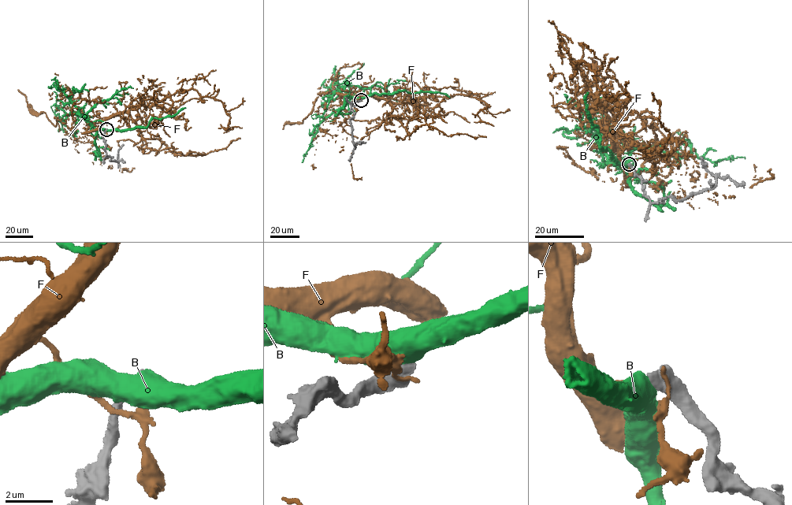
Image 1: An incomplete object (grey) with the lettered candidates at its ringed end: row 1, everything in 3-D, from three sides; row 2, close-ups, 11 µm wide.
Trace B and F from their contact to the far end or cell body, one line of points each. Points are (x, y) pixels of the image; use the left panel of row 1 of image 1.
B: (106, 129), (96, 129), (85, 115), (74, 112), (65, 119), (63, 130), (58, 129), (58, 131)
F: (106, 130), (102, 124), (116, 114), (193, 89), (222, 103), (230, 118), (225, 130), (242, 127)

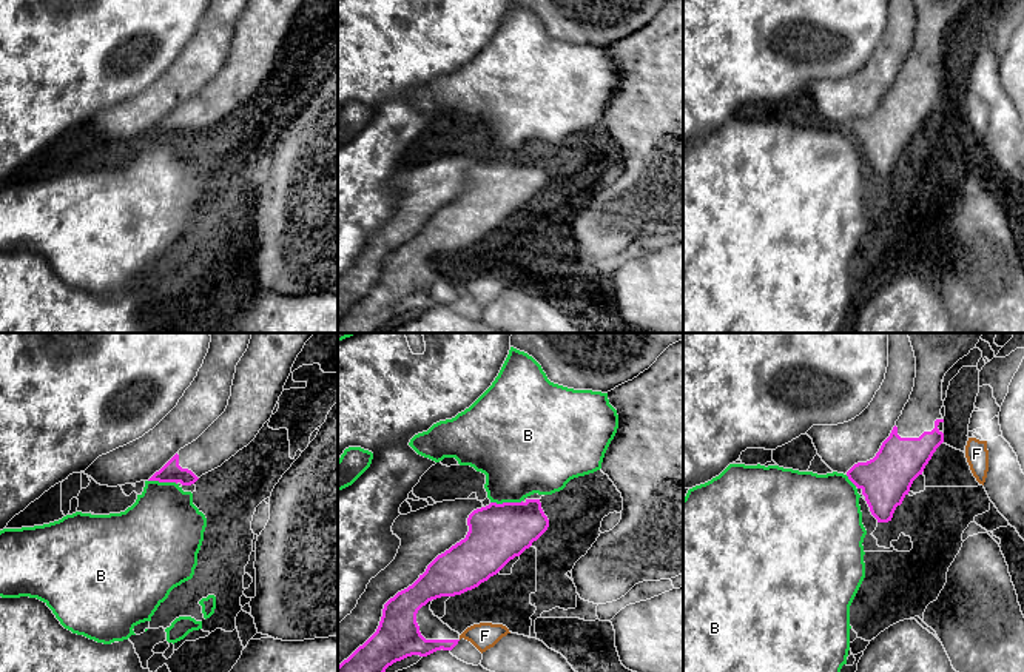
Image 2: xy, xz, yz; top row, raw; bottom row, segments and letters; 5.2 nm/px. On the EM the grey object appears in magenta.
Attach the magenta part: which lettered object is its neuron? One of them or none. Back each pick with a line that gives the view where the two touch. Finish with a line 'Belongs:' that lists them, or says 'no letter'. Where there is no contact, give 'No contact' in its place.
Belongs: no letter

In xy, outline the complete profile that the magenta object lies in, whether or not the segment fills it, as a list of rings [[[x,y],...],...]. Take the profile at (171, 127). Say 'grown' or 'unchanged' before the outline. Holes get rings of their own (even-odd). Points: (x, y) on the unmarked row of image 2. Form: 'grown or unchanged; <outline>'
grown; [[[248,0],[225,66],[148,136],[194,139],[247,102],[271,72],[304,0]]]

